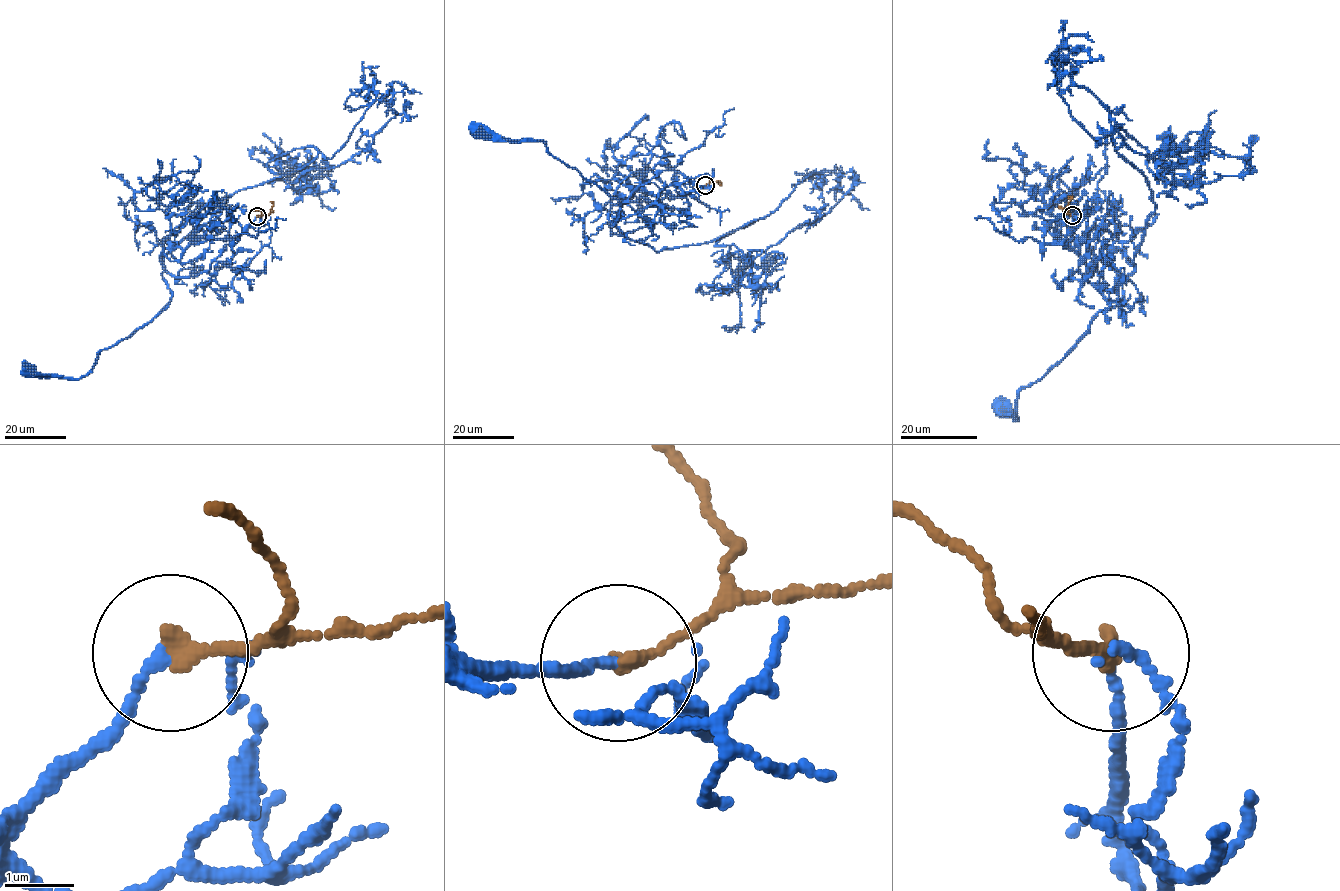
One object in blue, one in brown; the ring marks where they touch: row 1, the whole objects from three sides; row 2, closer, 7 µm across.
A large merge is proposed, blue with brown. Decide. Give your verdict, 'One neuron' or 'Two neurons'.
One neuron

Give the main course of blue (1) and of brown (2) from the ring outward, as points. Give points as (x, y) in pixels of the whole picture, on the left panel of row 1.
1: (257, 216), (233, 239), (191, 243), (178, 261), (163, 252), (171, 299), (102, 349), (86, 375), (28, 369)
2: (257, 216), (271, 213), (274, 203), (270, 201)

